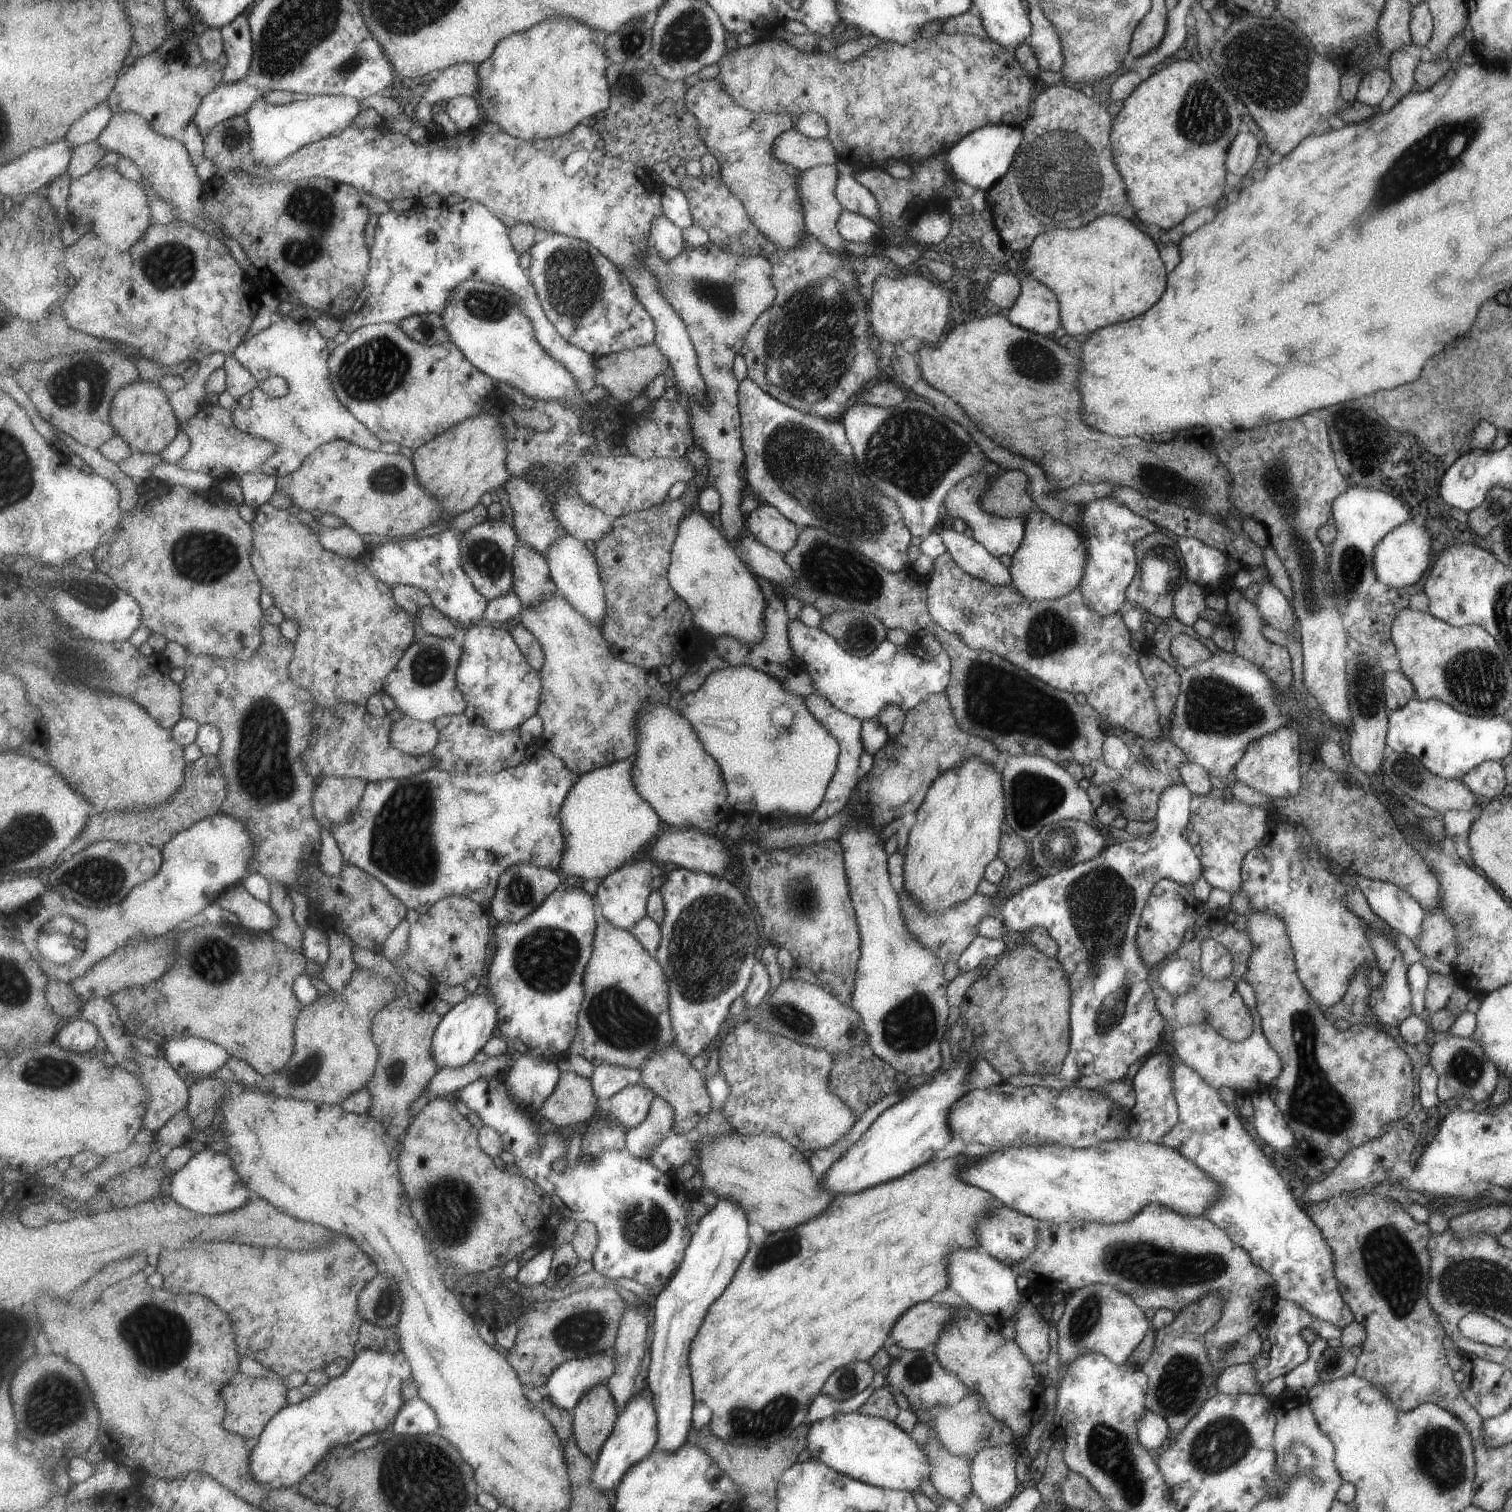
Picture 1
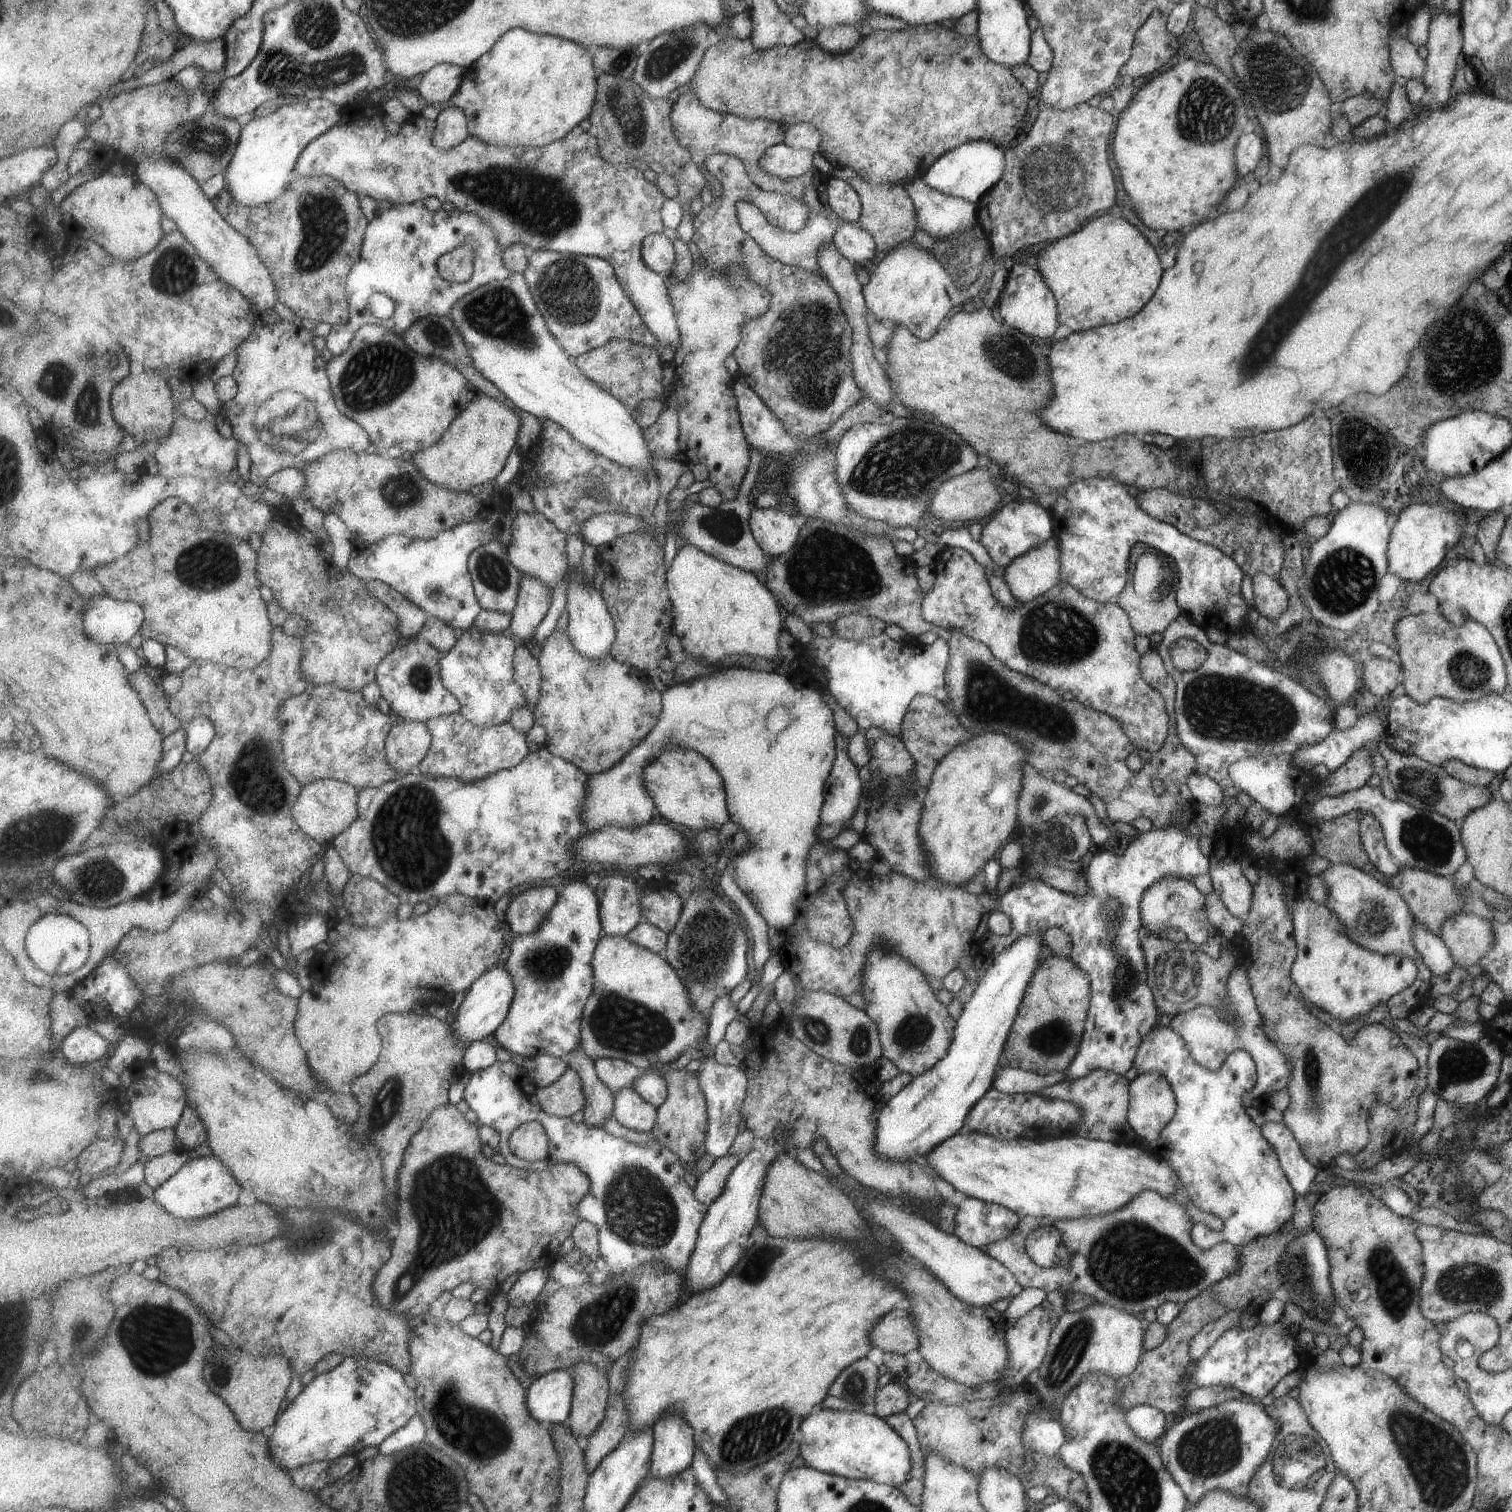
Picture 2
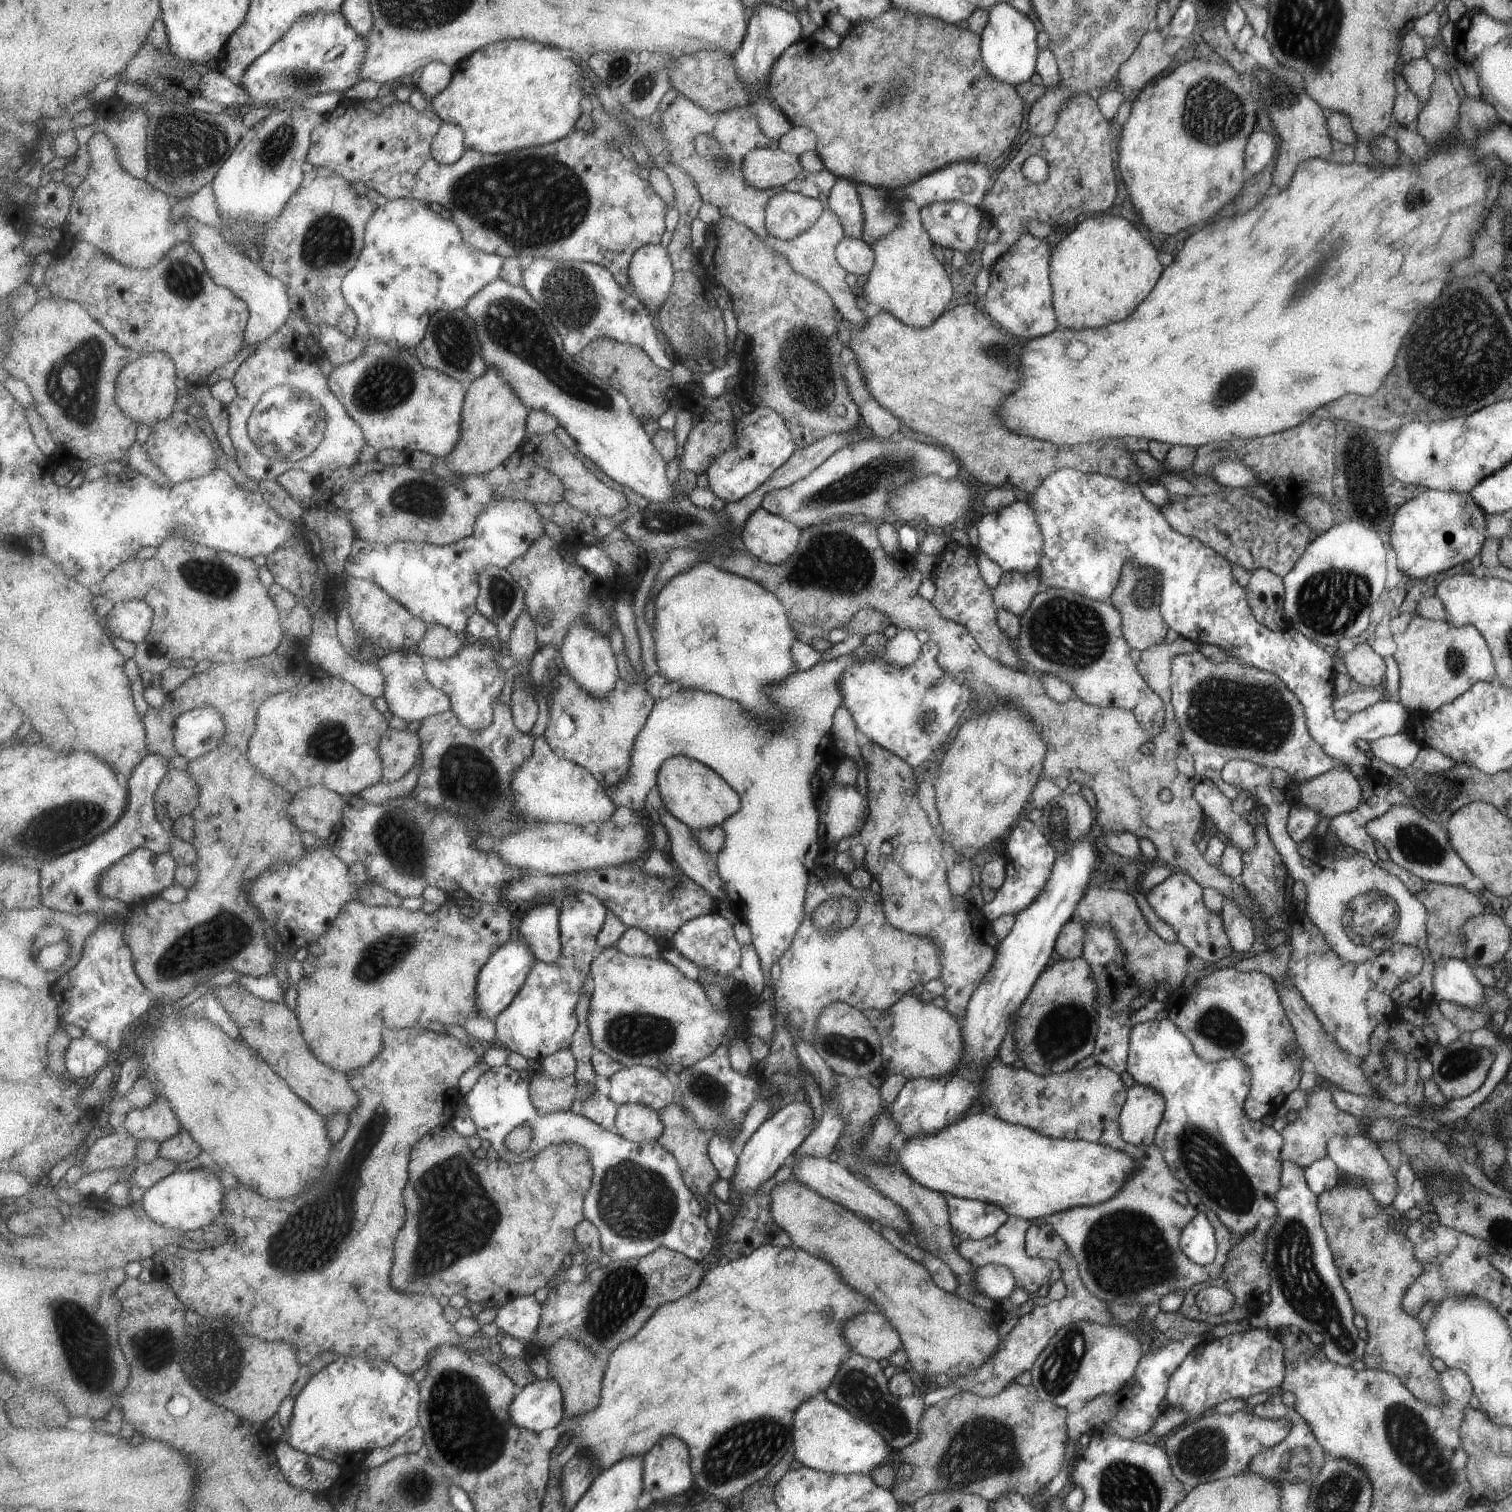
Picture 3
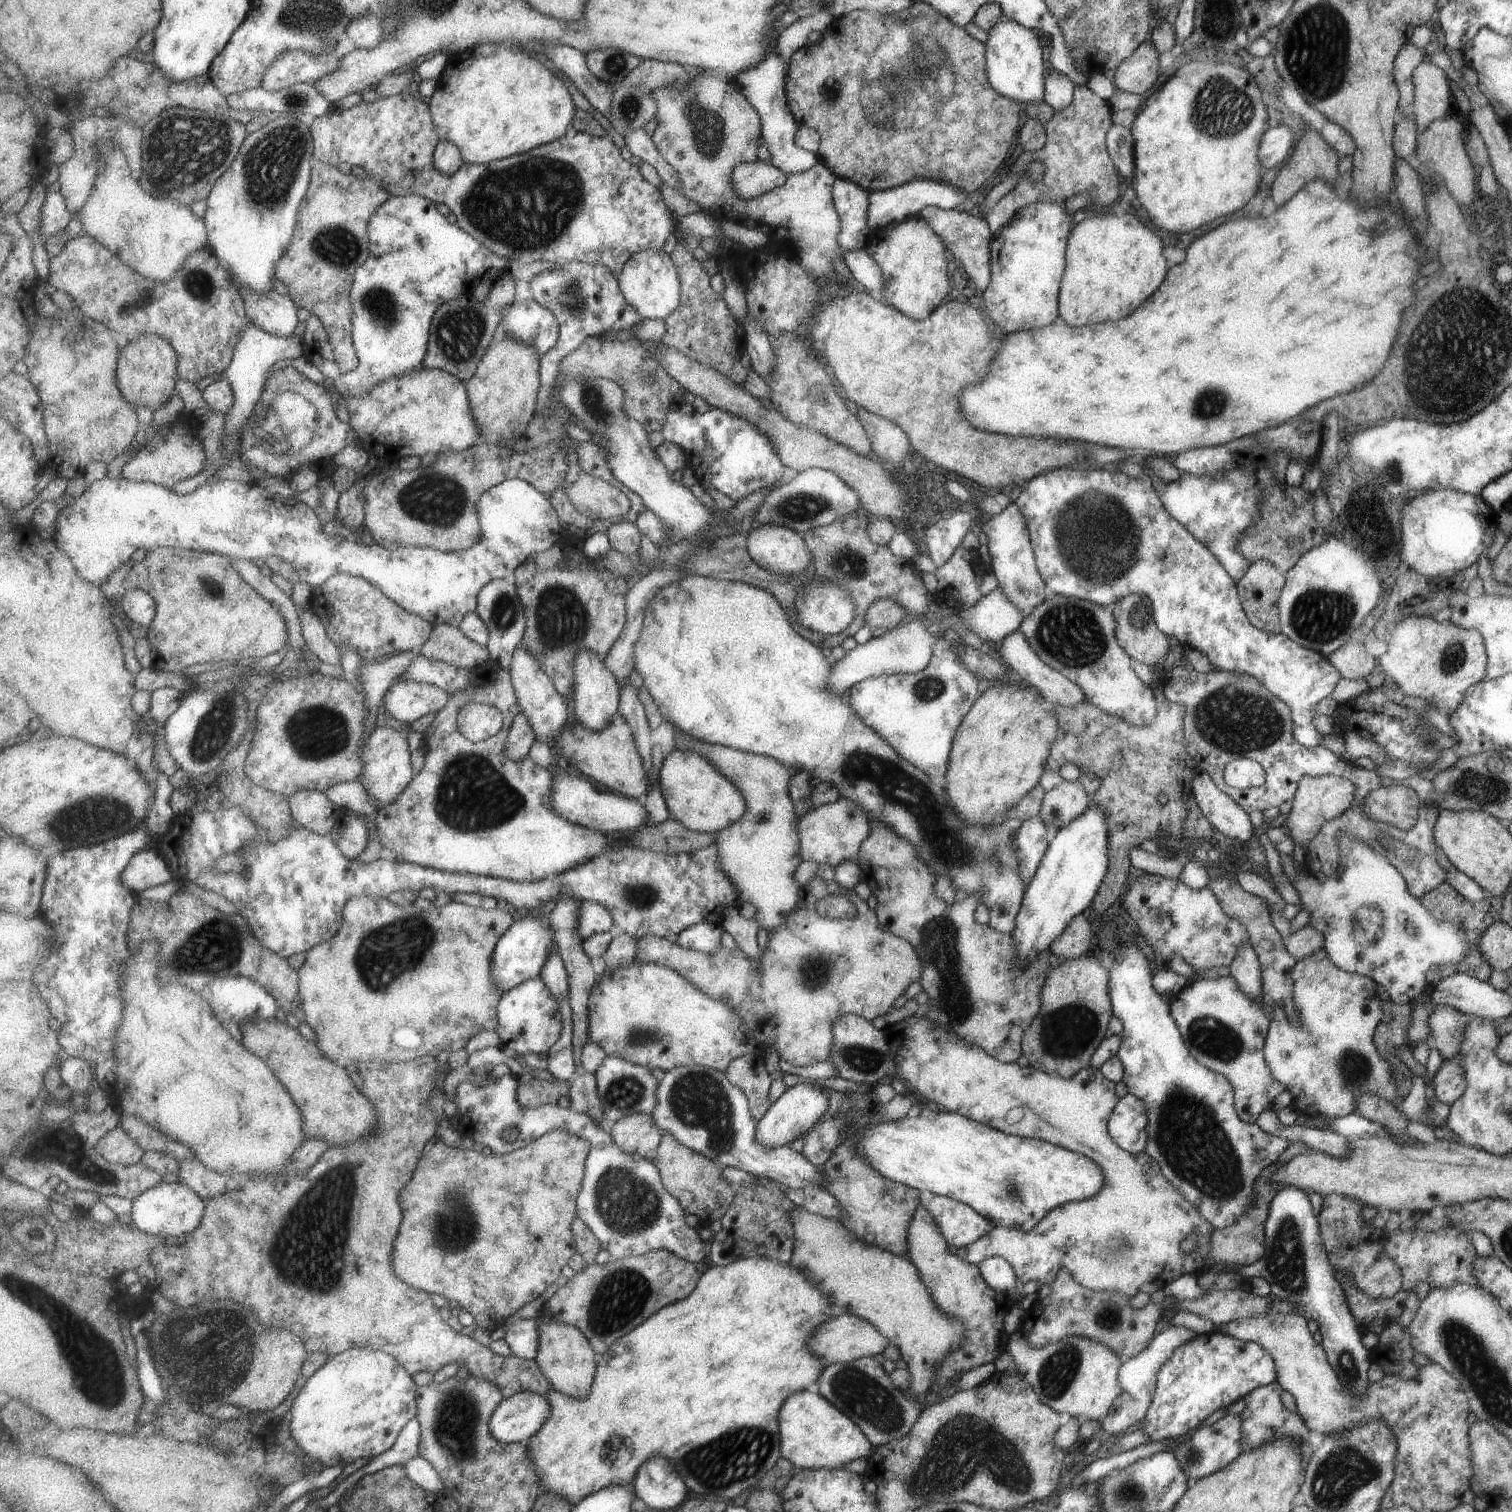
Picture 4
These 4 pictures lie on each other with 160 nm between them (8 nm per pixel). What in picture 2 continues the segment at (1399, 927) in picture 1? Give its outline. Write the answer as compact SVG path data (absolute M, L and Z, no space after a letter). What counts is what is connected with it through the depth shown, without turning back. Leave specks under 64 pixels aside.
M1415 918L1414 920L1415 922L1412 924L1412 942L1415 944L1417 952L1419 952L1419 954L1422 956L1423 962L1430 970L1430 974L1441 976L1451 967L1455 967L1453 959L1451 959L1449 956L1447 947L1442 943L1441 937L1431 933L1425 925L1417 922Z

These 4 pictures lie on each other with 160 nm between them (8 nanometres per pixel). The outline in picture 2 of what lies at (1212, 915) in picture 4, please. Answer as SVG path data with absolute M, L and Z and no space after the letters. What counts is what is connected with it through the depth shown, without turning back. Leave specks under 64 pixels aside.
M1163 877L1156 880L1141 897L1141 924L1149 934L1162 936L1167 928L1181 930L1186 940L1196 944L1210 959L1220 955L1224 938L1220 932L1207 921L1204 894L1201 894L1191 880Z

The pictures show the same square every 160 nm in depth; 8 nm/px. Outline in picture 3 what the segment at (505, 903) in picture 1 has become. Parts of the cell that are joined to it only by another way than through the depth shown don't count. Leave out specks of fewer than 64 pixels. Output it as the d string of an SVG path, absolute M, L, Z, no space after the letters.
M539 903L518 926L536 958L548 963L559 963L562 955L560 912L555 904Z

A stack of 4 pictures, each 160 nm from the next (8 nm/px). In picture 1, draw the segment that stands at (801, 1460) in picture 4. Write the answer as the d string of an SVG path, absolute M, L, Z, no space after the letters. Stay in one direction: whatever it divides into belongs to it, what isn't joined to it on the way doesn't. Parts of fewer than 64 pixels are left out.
M853 1412L834 1413L808 1426L807 1449L810 1459L824 1463L838 1474L872 1486L913 1492L932 1473L928 1456L893 1421Z

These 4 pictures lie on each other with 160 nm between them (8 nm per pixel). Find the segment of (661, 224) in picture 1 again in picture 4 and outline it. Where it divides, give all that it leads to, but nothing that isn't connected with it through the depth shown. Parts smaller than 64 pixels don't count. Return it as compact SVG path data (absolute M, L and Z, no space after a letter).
M644 250L634 254L619 274L620 287L635 310L645 319L666 319L681 304L682 280L671 254Z

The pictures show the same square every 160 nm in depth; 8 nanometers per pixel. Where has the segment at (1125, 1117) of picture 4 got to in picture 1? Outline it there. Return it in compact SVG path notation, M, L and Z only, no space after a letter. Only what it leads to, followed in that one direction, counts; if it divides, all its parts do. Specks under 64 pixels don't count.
M1159 1053L1151 1055L1133 1076L1135 1105L1129 1112L1126 1122L1127 1137L1136 1143L1157 1143L1157 1140L1169 1132L1178 1118L1178 1108L1172 1094L1170 1064L1171 1058Z

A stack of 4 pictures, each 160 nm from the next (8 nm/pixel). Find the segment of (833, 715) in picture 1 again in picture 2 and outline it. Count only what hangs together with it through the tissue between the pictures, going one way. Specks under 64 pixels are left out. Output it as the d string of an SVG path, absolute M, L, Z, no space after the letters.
M836 731L835 745L836 760L828 774L821 809L822 826L845 824L854 815L863 794L858 768L848 755L848 738Z

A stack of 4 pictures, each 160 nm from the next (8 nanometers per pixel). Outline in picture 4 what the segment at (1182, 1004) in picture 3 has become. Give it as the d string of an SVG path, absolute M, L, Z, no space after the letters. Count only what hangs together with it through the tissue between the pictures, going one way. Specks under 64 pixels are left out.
M1231 975L1214 979L1197 979L1188 981L1186 985L1176 992L1169 1000L1169 1014L1179 1027L1184 1045L1188 1047L1188 1053L1202 1067L1208 1067L1210 1071L1224 1075L1232 1083L1232 1102L1241 1122L1255 1123L1261 1112L1269 1108L1270 1102L1284 1088L1284 1086L1272 1077L1267 1063L1263 1057L1264 1038L1268 1034L1268 1026L1273 1016L1273 1004L1271 1001L1259 998L1259 1002L1248 997L1237 986L1236 979Z

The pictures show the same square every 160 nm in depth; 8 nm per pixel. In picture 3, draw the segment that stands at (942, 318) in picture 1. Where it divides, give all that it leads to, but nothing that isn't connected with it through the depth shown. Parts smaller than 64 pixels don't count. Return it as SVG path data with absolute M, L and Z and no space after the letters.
M905 199L900 206L900 223L888 235L869 245L875 252L875 264L857 295L860 304L875 304L907 326L922 329L931 325L947 308L953 290L943 266L931 254L932 238L921 222L920 209L911 199Z

